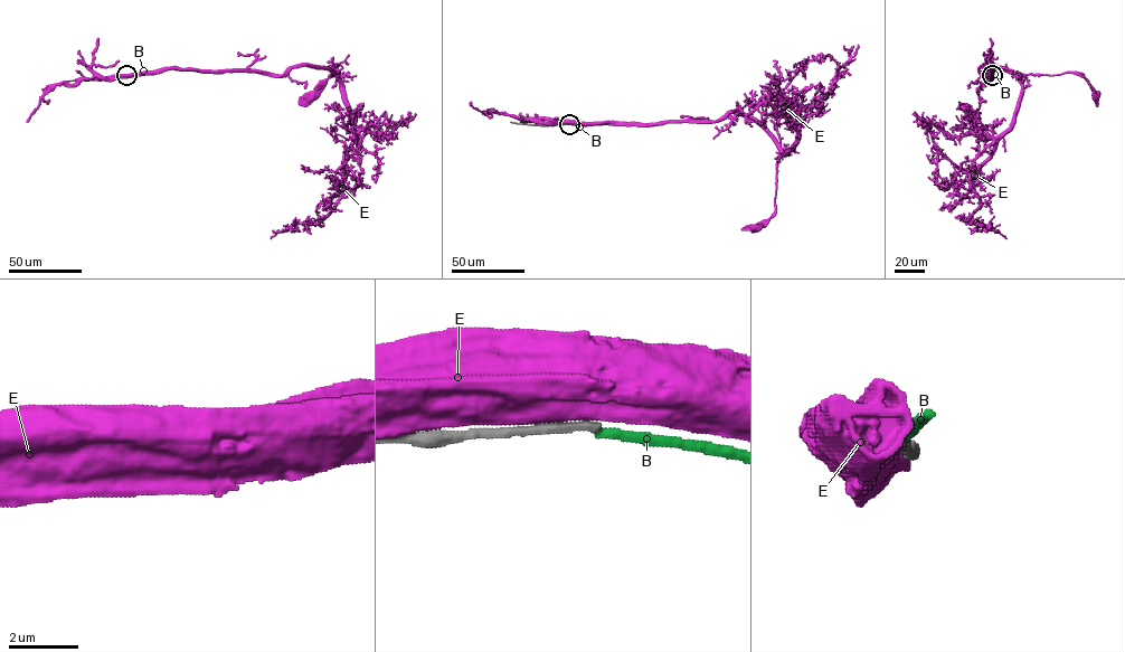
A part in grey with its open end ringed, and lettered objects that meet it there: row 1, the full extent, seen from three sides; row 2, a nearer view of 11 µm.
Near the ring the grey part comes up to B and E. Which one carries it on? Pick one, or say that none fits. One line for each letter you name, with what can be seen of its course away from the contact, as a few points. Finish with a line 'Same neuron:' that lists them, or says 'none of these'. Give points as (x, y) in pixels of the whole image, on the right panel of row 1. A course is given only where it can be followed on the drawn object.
Same neuron: none of these

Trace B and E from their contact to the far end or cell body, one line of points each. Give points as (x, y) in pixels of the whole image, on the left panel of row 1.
B: (126, 75), (147, 71)
E: (124, 75), (178, 68), (280, 76), (292, 67), (312, 65), (325, 67), (337, 76), (332, 73), (312, 95)

